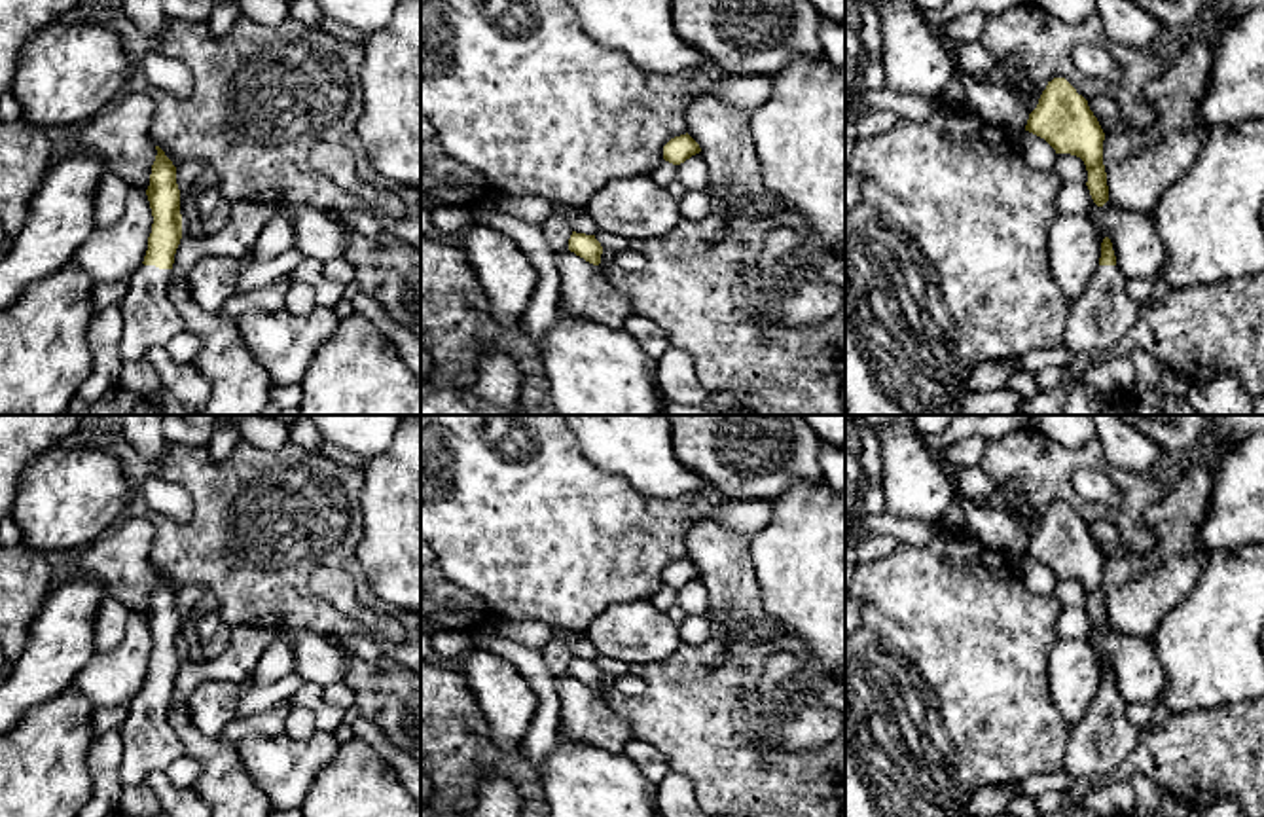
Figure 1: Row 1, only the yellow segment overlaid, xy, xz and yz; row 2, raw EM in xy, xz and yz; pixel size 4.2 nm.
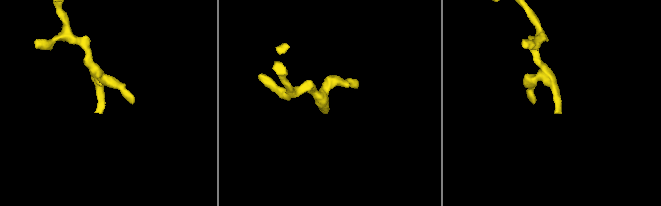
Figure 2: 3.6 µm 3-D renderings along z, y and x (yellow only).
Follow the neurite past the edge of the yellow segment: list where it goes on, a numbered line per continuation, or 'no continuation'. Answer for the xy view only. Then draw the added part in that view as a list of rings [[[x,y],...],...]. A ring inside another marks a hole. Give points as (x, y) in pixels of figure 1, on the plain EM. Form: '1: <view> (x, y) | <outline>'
1: xy (148, 742) | [[[140,690],[129,703],[121,734],[121,787],[133,787],[184,754],[178,734],[169,724],[172,694]]]

